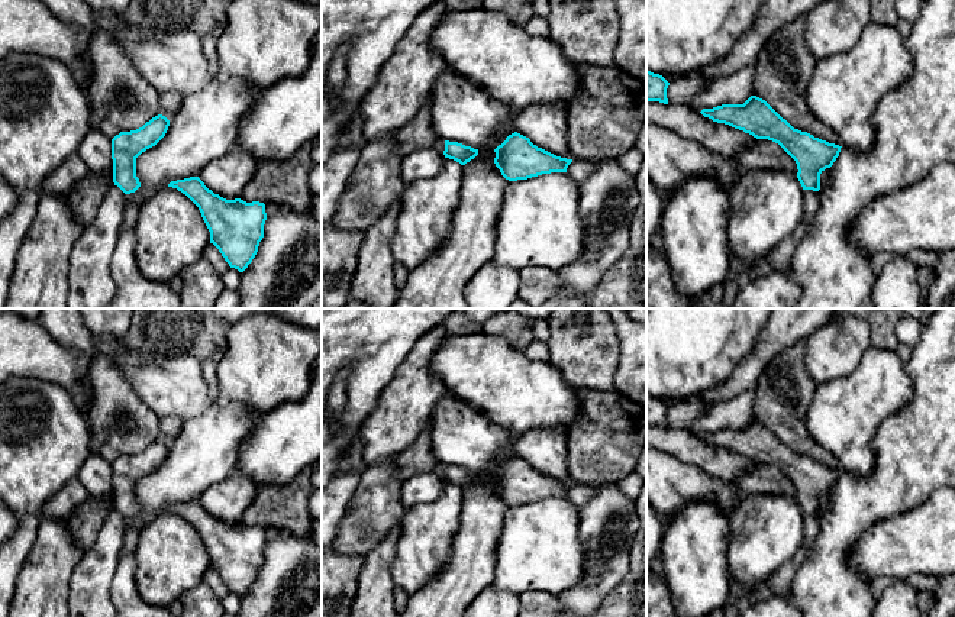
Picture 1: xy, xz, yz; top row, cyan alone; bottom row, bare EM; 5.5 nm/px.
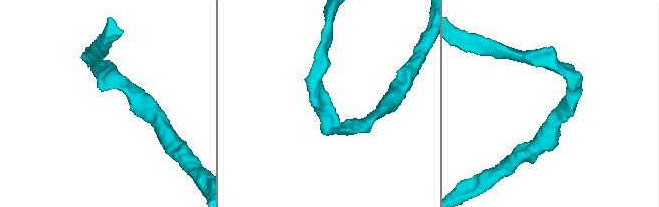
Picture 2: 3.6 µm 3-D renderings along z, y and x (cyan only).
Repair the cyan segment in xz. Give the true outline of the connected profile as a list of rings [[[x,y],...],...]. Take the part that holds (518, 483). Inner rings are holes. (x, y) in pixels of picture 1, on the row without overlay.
[[[514,456],[496,474],[494,488],[509,505],[527,504],[542,498],[567,497],[572,484],[538,472],[529,462]]]

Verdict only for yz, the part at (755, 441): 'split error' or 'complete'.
complete

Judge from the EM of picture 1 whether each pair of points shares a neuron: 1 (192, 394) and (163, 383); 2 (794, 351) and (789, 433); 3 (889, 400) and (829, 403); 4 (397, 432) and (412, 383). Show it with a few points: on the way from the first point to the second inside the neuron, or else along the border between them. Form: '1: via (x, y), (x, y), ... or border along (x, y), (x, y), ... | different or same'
1: via (184, 393), (177, 387), (170, 387) | same
2: via (787, 371), (787, 413) | same
3: via (874, 400), (844, 403) | same
4: via (397, 420), (412, 394) | same

